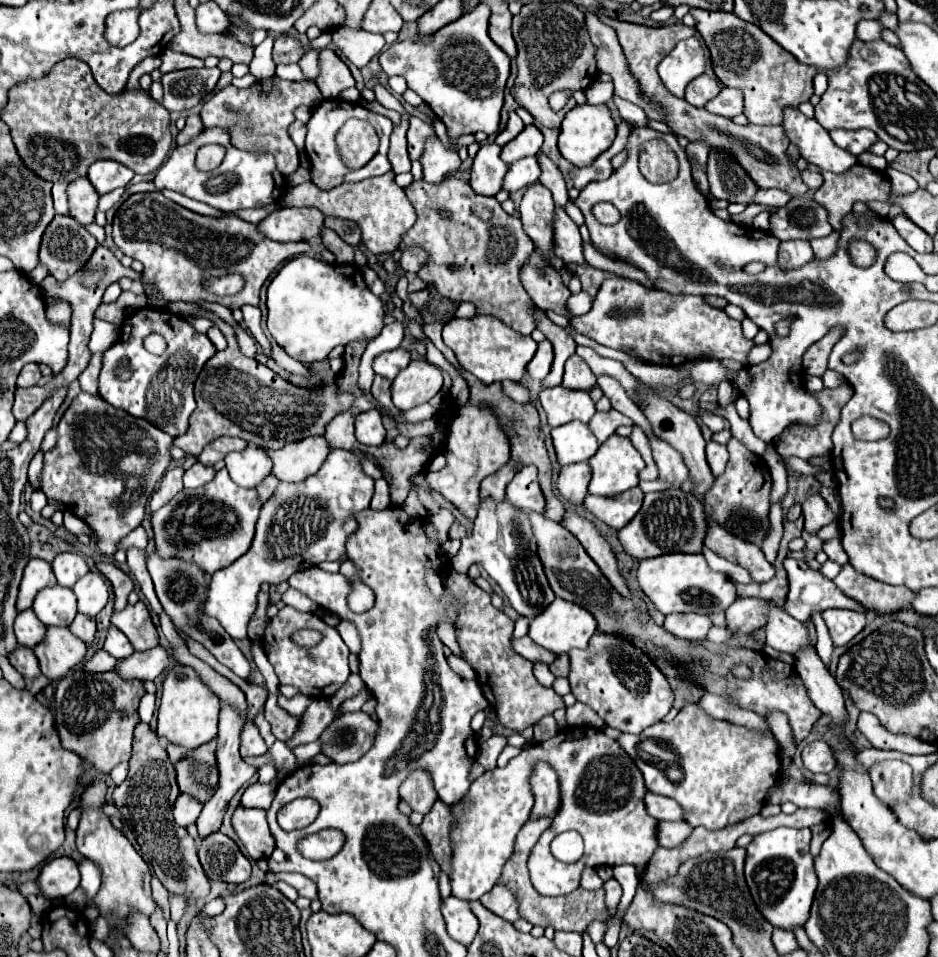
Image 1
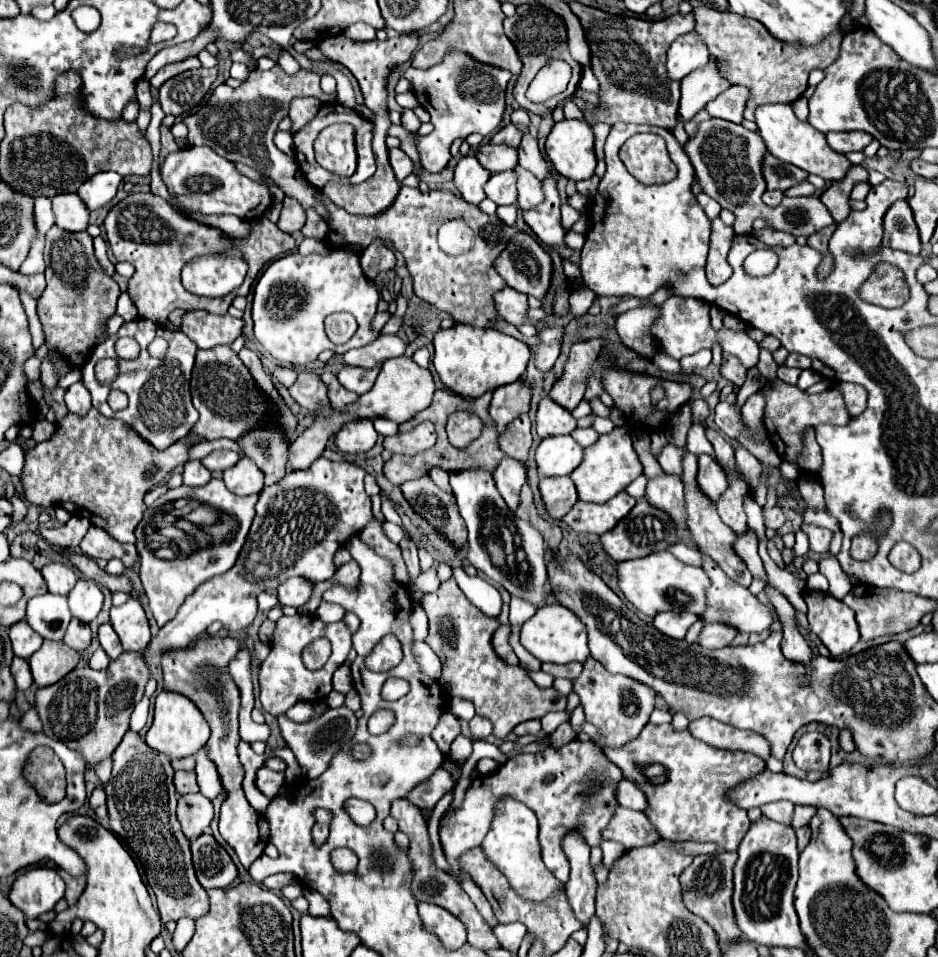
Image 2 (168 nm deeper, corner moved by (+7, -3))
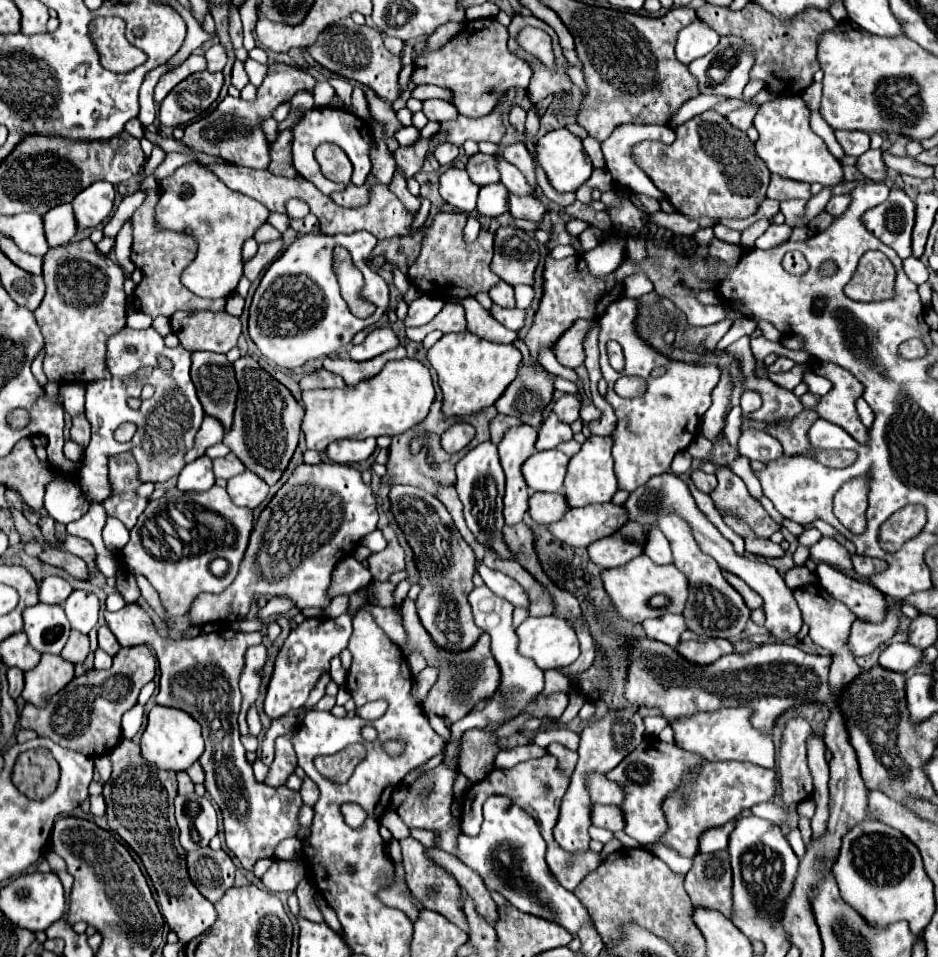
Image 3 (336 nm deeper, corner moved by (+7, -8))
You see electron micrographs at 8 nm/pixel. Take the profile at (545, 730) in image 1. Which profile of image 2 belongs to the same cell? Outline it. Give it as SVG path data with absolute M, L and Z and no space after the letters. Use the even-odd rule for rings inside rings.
M533 719L533 721L525 721L521 725L517 725L513 729L513 735L515 737L521 737L521 735L529 735L529 733L537 733L541 729L541 721L539 719Z

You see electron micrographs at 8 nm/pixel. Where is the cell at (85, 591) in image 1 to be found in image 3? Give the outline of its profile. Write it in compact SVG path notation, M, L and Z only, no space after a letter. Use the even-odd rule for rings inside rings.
M75 590L67 600L65 600L65 614L71 622L71 628L89 634L91 628L95 628L97 618L99 618L99 598L91 592L85 590Z

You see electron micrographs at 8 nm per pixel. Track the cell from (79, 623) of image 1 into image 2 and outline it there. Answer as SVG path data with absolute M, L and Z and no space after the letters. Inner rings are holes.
M71 619L63 641L75 651L85 651L91 645L91 629L89 629L89 625L85 625L85 623L77 621L77 619Z

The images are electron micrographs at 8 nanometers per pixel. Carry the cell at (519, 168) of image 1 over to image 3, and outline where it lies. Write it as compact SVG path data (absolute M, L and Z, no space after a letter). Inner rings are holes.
M487 184L479 192L479 202L477 202L477 212L489 218L501 216L509 212L509 190L505 184Z

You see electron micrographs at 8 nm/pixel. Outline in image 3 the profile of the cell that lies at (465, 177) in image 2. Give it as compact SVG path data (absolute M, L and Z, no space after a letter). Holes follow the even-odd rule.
M449 168L441 174L441 196L445 202L451 206L463 210L463 212L473 212L477 206L477 194L479 186L469 178L465 168Z

